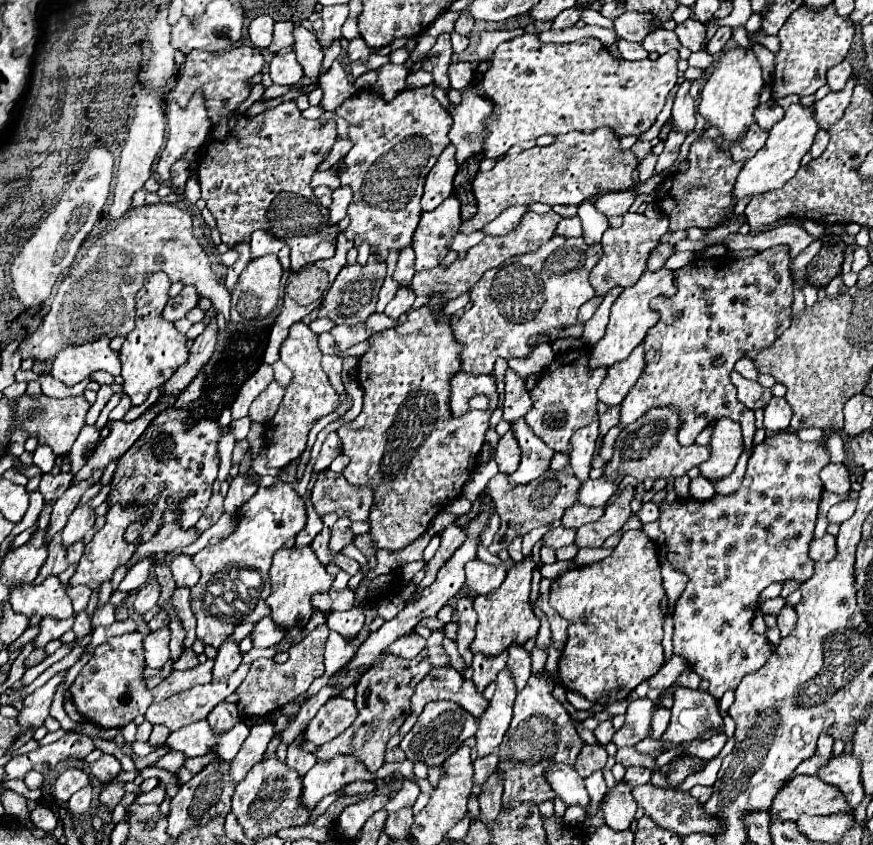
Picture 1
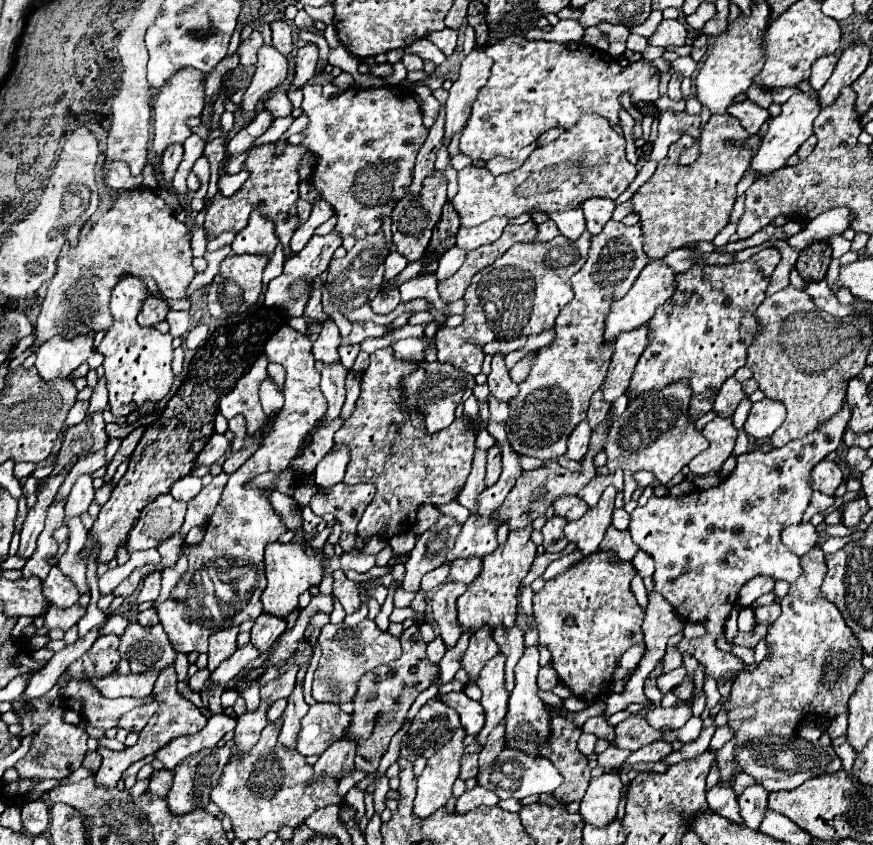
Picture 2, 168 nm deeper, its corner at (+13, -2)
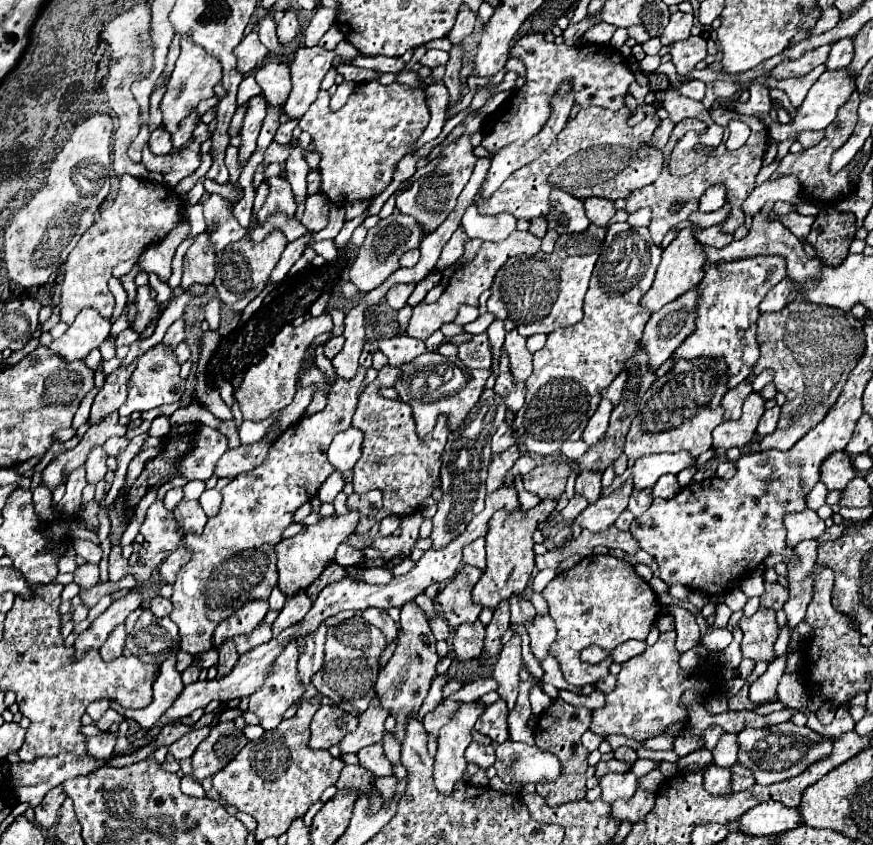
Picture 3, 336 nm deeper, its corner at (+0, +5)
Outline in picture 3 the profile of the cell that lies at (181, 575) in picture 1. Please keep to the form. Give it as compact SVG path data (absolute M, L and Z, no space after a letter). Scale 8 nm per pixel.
M182 499L182 505L178 505L178 509L174 509L174 519L178 521L178 529L182 531L182 535L186 535L186 533L200 535L208 521L200 503L188 501L188 499Z

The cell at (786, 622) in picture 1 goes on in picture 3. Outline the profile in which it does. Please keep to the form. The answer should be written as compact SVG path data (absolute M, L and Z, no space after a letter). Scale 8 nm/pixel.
M780 583L766 585L766 591L762 593L760 601L762 601L764 607L774 609L774 611L780 611L784 607L784 603L788 601L788 589L784 585L780 585Z

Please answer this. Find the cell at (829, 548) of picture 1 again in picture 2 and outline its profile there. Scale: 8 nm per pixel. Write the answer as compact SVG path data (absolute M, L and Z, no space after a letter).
M801 522L797 526L785 526L781 532L781 542L797 556L805 556L819 540L819 534L811 522Z

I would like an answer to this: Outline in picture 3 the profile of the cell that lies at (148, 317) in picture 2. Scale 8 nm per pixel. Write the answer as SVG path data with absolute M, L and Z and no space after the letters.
M144 285L144 287L138 287L138 317L134 319L134 325L132 329L142 333L152 321L156 321L162 313L162 303L158 303L156 299L150 297L150 285Z

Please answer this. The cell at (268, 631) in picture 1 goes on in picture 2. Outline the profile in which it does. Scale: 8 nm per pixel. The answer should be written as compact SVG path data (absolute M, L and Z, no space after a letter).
M263 612L255 620L255 626L251 628L251 644L259 652L267 652L277 640L277 636L285 632L285 628L287 628L287 620L277 620L277 616L269 616Z

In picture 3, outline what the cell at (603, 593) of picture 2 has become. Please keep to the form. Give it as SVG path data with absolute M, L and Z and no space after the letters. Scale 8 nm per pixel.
M592 553L584 557L572 569L556 575L546 585L542 595L548 601L550 617L556 621L558 629L558 637L550 647L550 655L558 659L564 679L576 687L602 681L610 673L612 665L610 655L596 665L584 663L580 659L582 649L598 645L612 653L612 649L622 641L646 639L656 621L656 615L662 609L658 595L642 577L638 577L634 567L628 561L616 559L612 555Z

